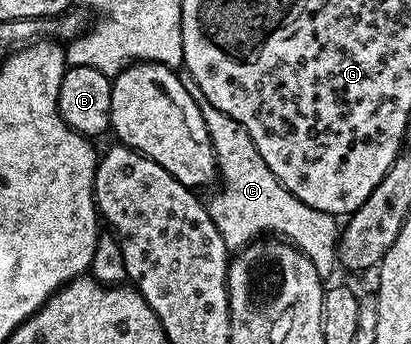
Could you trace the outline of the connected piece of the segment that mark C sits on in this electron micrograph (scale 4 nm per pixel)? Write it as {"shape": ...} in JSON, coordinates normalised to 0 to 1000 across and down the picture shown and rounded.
{"shape":[[[445,224],[443,241],[448,256],[457,256],[467,291],[484,297],[482,311],[496,337],[506,395],[516,407],[526,500],[535,523],[540,512],[540,564],[516,567],[511,587],[506,576],[506,608],[516,651],[526,651],[535,686],[545,686],[550,718],[586,721],[650,674],[674,674],[713,698],[715,709],[752,744],[776,808],[800,811],[798,802],[818,785],[827,677],[825,648],[813,648],[820,645],[815,625],[779,616],[776,608],[740,593],[710,558],[701,558],[652,488],[652,477],[642,477],[613,395],[603,395],[599,375],[574,349],[564,349],[564,337],[535,326],[535,314],[494,291],[487,256],[470,227]]]}

